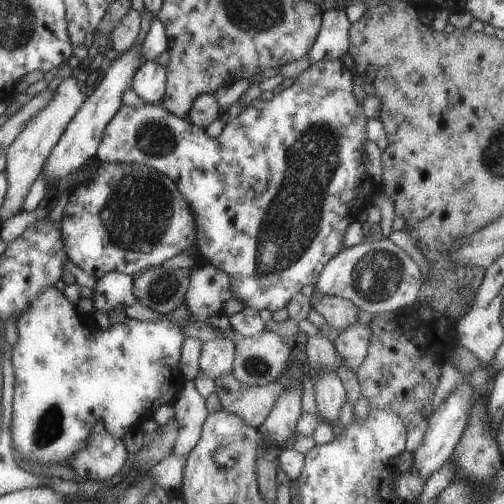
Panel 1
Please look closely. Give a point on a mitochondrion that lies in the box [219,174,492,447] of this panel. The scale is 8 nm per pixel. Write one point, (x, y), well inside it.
(380, 274)

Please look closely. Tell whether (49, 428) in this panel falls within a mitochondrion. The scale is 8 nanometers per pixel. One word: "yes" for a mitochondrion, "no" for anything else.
yes

